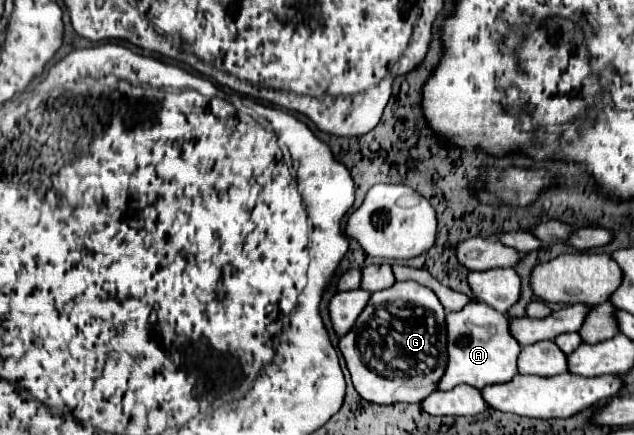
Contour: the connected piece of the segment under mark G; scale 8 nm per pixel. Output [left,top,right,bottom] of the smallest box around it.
[339,281,445,405]

